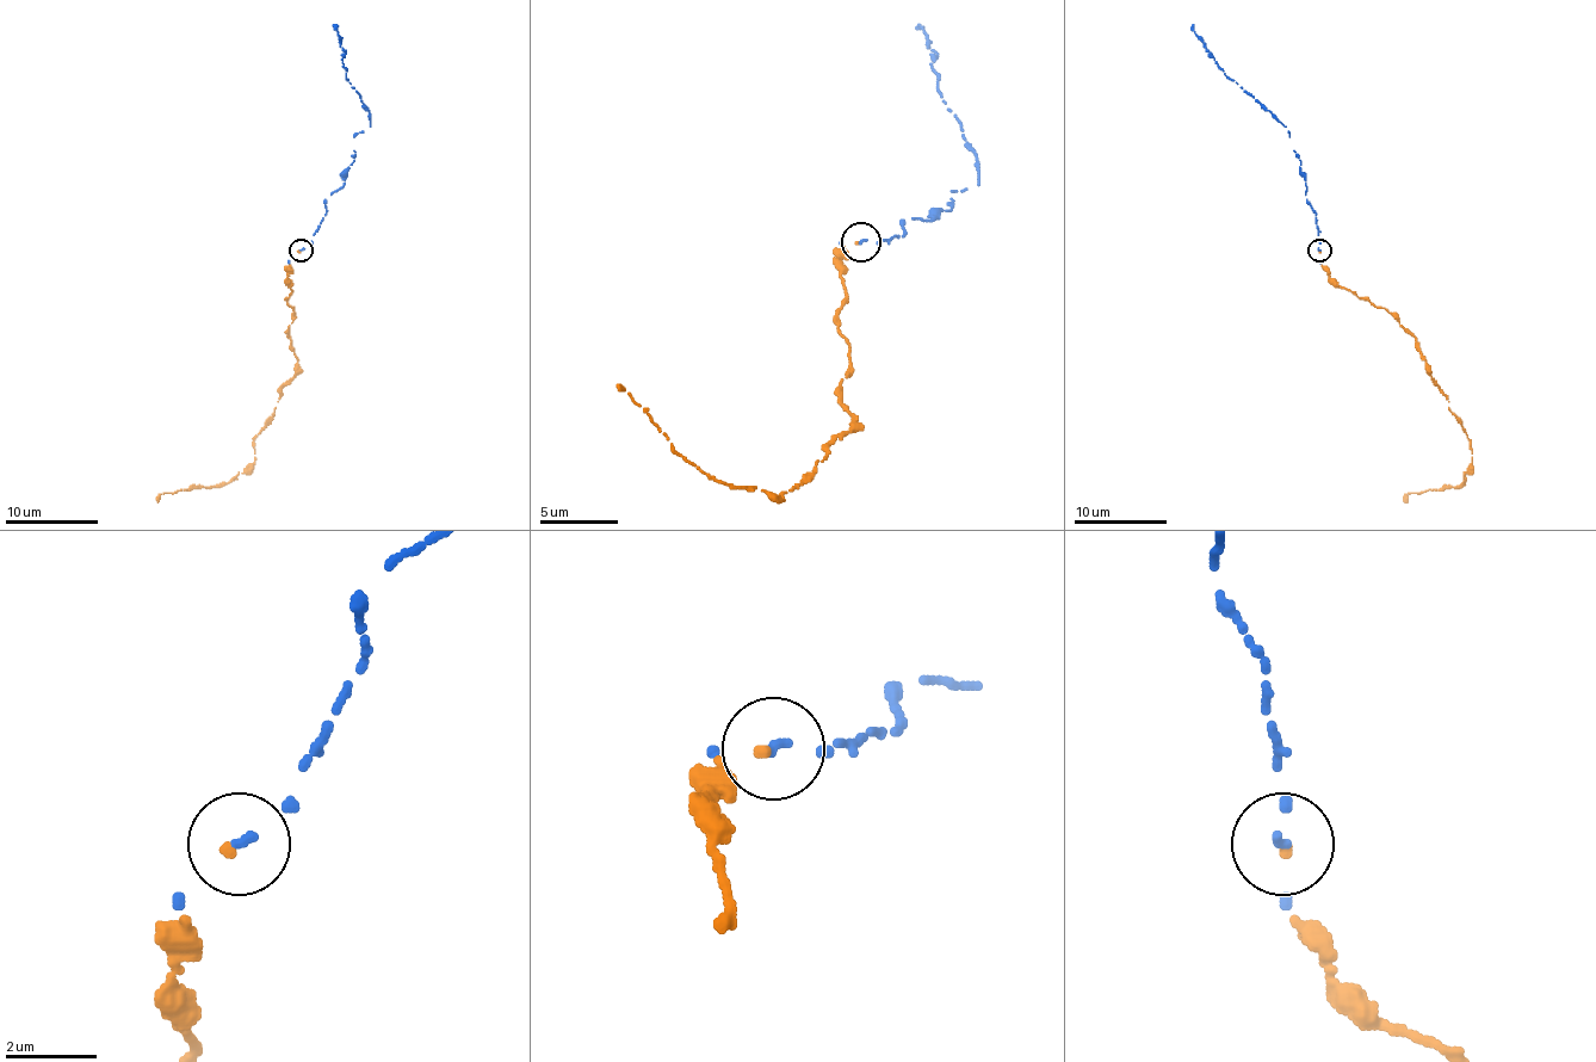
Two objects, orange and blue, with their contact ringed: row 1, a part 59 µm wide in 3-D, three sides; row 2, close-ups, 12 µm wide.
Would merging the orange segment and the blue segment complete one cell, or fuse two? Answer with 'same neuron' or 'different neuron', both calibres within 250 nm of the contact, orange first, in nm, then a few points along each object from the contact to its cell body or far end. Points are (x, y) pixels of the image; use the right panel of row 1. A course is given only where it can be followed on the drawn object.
same neuron | 180/160 nm | orange via (1319, 249), (1327, 275), (1385, 307), (1415, 337), (1426, 372), (1470, 442), (1472, 460), (1459, 487), (1403, 499) | blue via (1319, 249), (1313, 212), (1306, 198), (1304, 173), (1285, 127), (1228, 76), (1193, 25)

